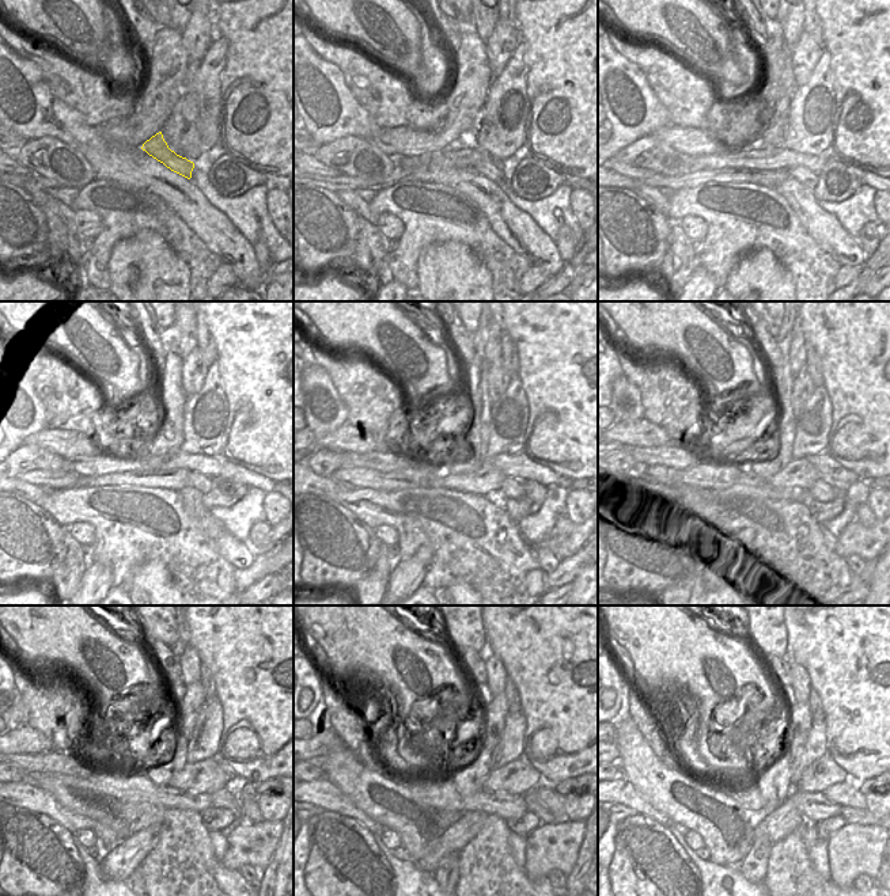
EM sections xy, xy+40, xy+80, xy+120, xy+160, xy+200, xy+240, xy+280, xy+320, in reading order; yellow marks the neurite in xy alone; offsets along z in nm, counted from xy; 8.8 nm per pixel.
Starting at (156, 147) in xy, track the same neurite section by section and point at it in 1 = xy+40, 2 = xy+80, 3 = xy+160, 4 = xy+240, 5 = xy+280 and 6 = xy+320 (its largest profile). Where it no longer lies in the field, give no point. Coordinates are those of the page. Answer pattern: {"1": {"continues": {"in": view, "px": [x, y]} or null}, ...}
{"1": {"continues": {"in": "xy+40", "px": [489, 169]}}, "2": {"continues": {"in": "xy+80", "px": [805, 175]}}, "3": {"continues": {"in": "xy+160", "px": [512, 488]}}, "4": {"continues": {"in": "xy+240", "px": [224, 798]}}, "5": {"continues": {"in": "xy+280", "px": [533, 804]}}, "6": {"continues": {"in": "xy+320", "px": [851, 815]}}}

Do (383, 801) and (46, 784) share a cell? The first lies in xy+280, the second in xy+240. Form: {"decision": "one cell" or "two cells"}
{"decision": "one cell"}

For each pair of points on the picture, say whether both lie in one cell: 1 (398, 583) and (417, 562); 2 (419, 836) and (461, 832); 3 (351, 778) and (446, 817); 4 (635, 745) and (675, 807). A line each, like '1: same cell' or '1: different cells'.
1: same cell
2: different cells
3: same cell
4: same cell

